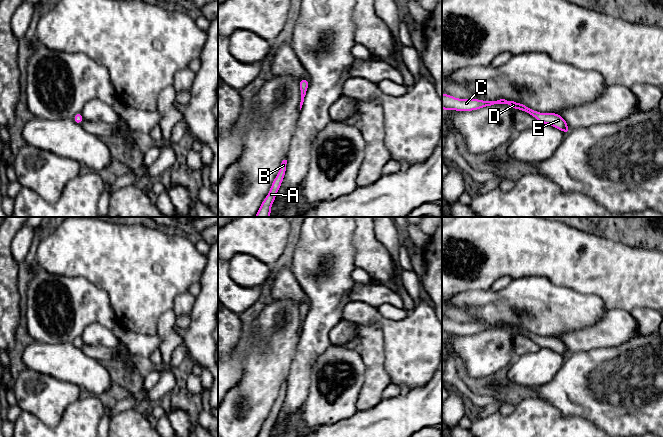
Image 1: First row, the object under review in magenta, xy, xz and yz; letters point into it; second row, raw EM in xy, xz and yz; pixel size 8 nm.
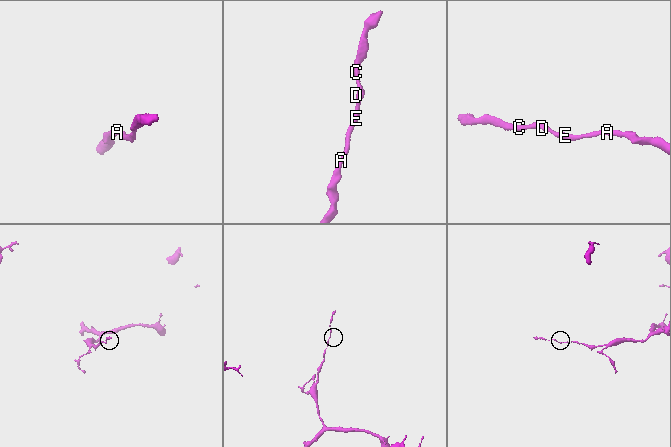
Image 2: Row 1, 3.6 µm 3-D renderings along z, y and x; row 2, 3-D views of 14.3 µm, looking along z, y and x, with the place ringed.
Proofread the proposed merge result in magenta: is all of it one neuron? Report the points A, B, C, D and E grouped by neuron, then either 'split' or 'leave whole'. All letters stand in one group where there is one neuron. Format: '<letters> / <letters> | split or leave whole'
A B C D E | leave whole

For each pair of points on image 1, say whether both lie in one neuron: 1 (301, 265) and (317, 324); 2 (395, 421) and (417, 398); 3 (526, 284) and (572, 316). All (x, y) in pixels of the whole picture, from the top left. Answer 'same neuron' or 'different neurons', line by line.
1: same neuron
2: same neuron
3: same neuron

